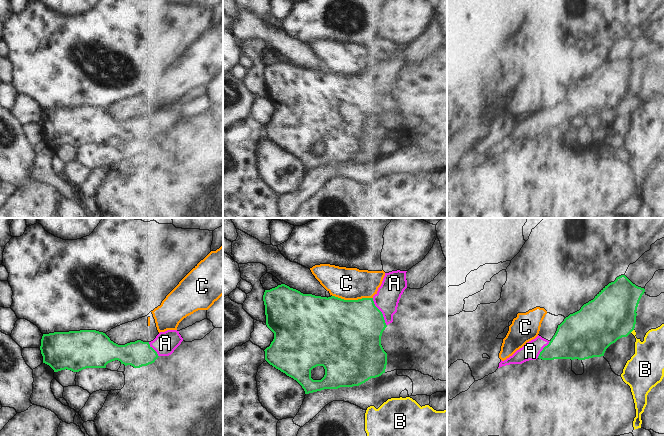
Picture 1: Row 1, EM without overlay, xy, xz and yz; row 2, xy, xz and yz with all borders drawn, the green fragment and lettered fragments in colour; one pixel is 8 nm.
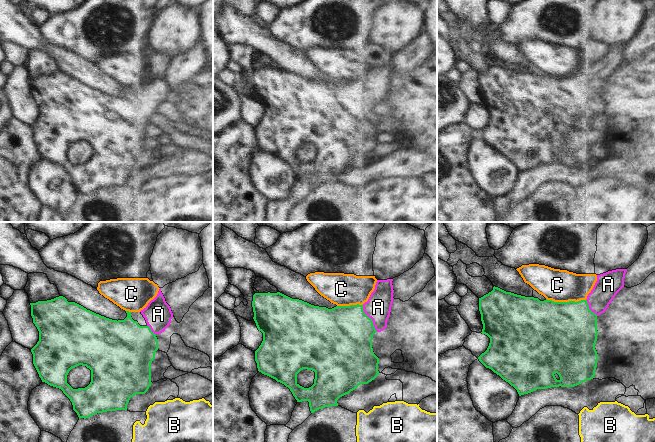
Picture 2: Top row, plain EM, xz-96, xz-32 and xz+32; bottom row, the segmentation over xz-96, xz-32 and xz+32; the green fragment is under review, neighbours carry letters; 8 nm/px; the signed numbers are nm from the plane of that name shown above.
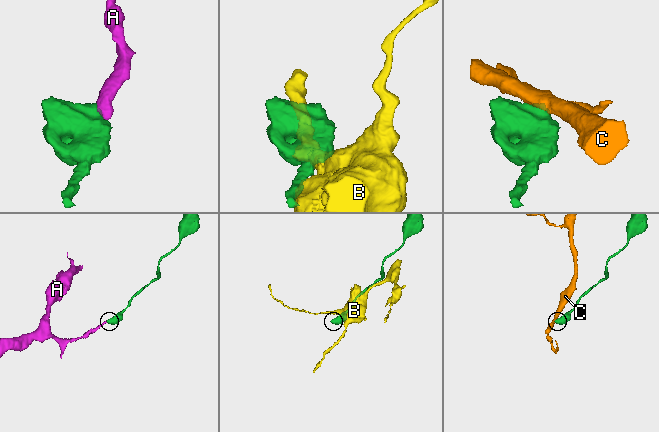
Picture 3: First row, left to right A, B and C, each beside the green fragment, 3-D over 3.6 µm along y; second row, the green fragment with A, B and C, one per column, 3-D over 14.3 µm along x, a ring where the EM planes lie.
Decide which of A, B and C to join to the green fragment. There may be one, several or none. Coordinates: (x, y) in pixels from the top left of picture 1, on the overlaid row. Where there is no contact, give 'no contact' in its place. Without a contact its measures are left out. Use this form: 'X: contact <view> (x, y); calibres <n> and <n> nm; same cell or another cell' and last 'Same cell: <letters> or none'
A: contact xz (381, 312); calibres 440 and 190 nm; same cell
B: contact yz (631, 331); calibres 400 and 240 nm; another cell
C: contact xz (352, 300); calibres 500 and 260 nm; another cell
Same cell: A

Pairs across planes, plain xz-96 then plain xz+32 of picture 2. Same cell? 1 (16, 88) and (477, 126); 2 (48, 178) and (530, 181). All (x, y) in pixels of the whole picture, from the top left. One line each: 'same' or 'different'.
1: same
2: different

